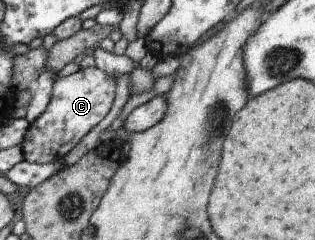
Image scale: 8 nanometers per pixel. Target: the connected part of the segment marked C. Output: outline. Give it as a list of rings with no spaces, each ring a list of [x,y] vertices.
[[[97,67],[81,69],[67,77],[55,78],[49,103],[25,131],[21,154],[28,165],[50,164],[63,157],[83,136],[95,127],[110,110],[116,83]]]

